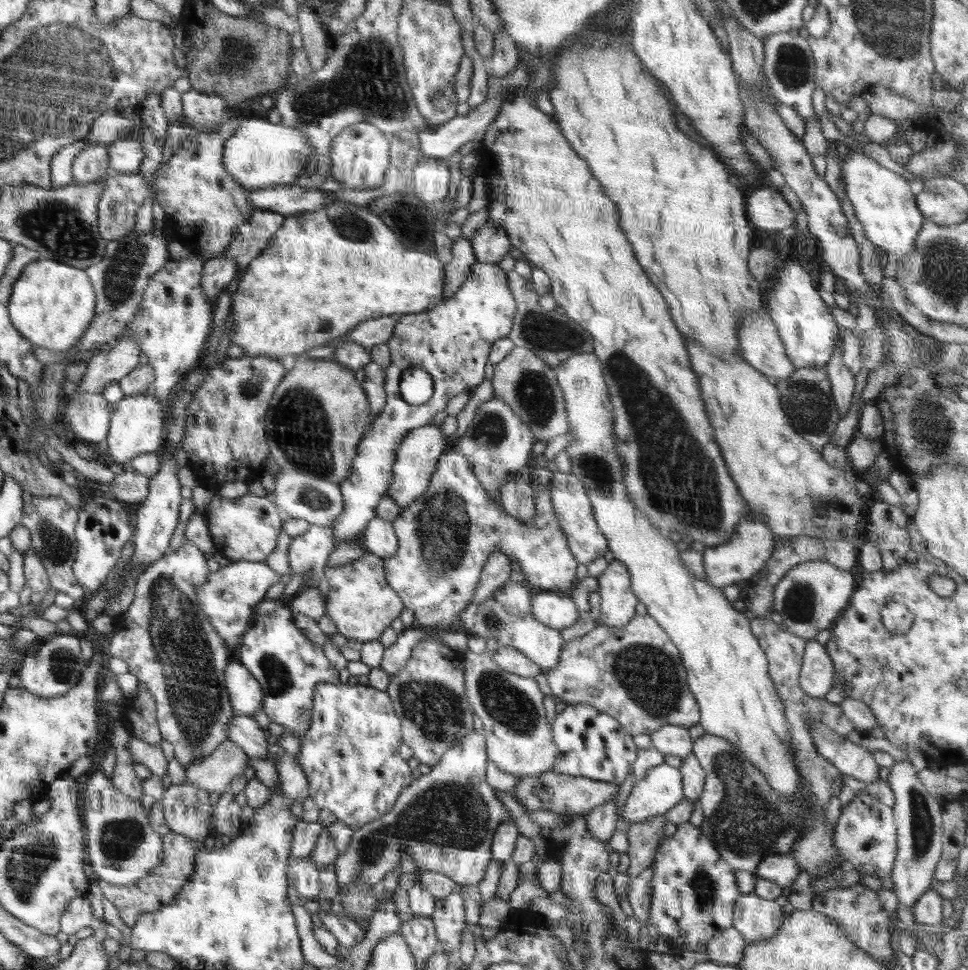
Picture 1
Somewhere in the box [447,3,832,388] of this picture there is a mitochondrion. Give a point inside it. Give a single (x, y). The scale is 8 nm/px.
(548, 333)

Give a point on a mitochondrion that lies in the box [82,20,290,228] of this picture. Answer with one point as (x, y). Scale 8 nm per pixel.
(233, 56)

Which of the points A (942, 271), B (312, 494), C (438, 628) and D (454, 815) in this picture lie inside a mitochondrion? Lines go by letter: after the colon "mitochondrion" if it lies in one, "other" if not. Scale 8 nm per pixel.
A: mitochondrion
B: mitochondrion
C: other
D: mitochondrion

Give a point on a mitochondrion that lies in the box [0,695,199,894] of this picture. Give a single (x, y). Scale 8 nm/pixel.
(118, 840)

